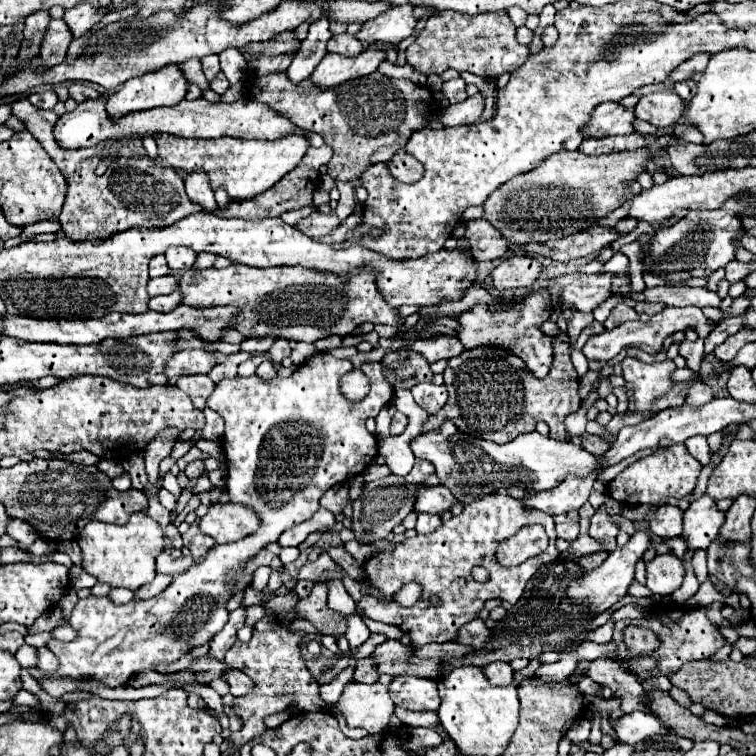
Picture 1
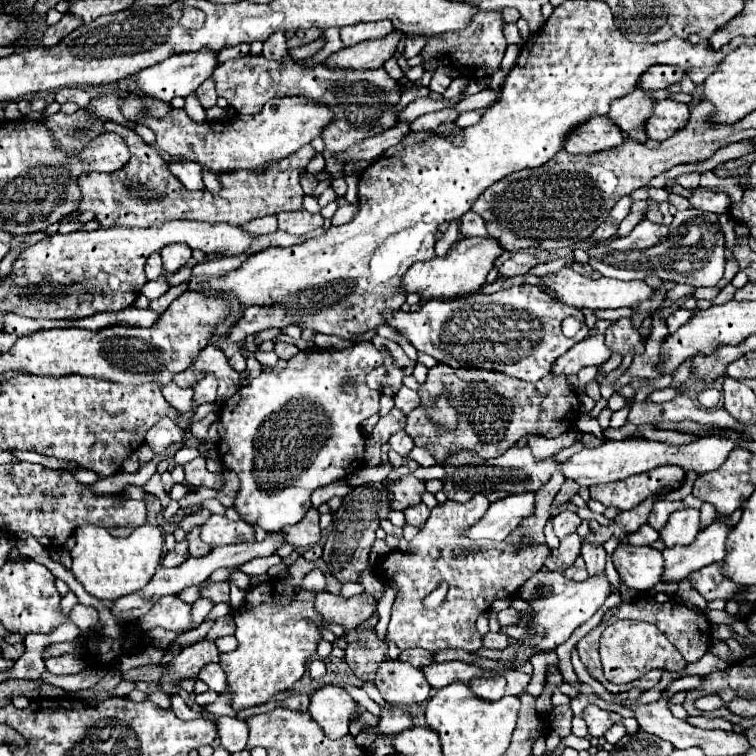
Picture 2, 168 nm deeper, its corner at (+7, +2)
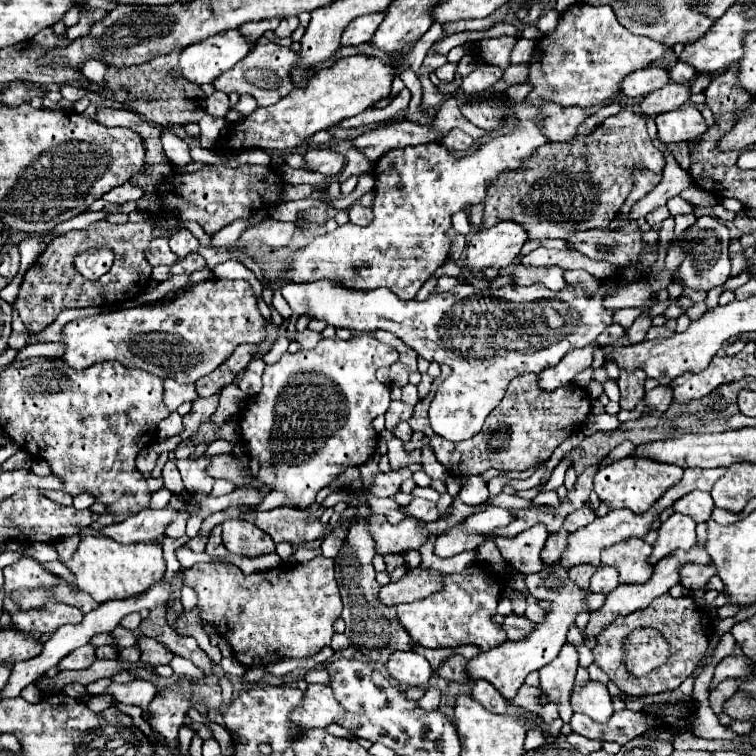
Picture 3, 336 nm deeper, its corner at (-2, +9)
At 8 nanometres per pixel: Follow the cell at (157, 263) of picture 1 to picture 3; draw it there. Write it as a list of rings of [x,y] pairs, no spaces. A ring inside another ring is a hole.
[[[155,239],[149,243],[147,247],[147,261],[155,267],[155,265],[173,265],[177,261],[175,253],[171,253],[167,239]]]

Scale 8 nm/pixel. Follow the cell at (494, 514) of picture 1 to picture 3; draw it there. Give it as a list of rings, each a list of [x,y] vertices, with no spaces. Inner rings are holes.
[[[477,559],[467,565],[465,571],[461,573],[441,573],[441,583],[443,587],[419,601],[413,603],[399,603],[397,609],[397,619],[405,627],[405,631],[411,635],[411,639],[417,645],[429,647],[429,649],[443,649],[443,647],[459,647],[467,643],[475,643],[481,647],[481,651],[493,649],[495,645],[501,645],[507,635],[503,633],[501,625],[495,625],[491,617],[495,615],[497,603],[503,593],[505,581],[501,577],[495,577],[483,563]]]

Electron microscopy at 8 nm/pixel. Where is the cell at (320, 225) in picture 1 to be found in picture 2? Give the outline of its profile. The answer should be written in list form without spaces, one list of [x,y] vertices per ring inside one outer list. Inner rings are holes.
[[[306,210],[280,212],[278,224],[280,224],[280,230],[300,236],[300,234],[306,234],[306,232],[312,232],[312,230],[320,228],[324,224],[324,218],[320,214],[310,214]]]

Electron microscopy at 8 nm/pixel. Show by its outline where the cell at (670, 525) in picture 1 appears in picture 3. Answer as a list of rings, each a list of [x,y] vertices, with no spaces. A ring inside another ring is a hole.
[[[691,491],[691,493],[687,493],[685,497],[681,497],[681,499],[677,499],[677,501],[673,503],[673,509],[675,509],[675,511],[691,515],[697,523],[707,521],[707,519],[711,517],[713,507],[715,507],[715,505],[713,505],[713,499],[711,499],[711,495],[705,493],[705,491]]]

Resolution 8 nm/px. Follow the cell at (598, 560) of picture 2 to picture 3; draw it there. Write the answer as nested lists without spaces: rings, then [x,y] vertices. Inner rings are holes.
[[[599,565],[595,575],[591,577],[591,591],[593,593],[611,593],[619,587],[619,573],[615,567]]]

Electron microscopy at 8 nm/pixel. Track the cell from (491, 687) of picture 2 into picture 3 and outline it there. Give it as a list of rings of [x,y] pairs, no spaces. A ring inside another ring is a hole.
[[[477,679],[473,685],[471,695],[489,711],[493,713],[507,713],[509,711],[509,703],[507,699],[503,699],[503,695],[485,679]]]

